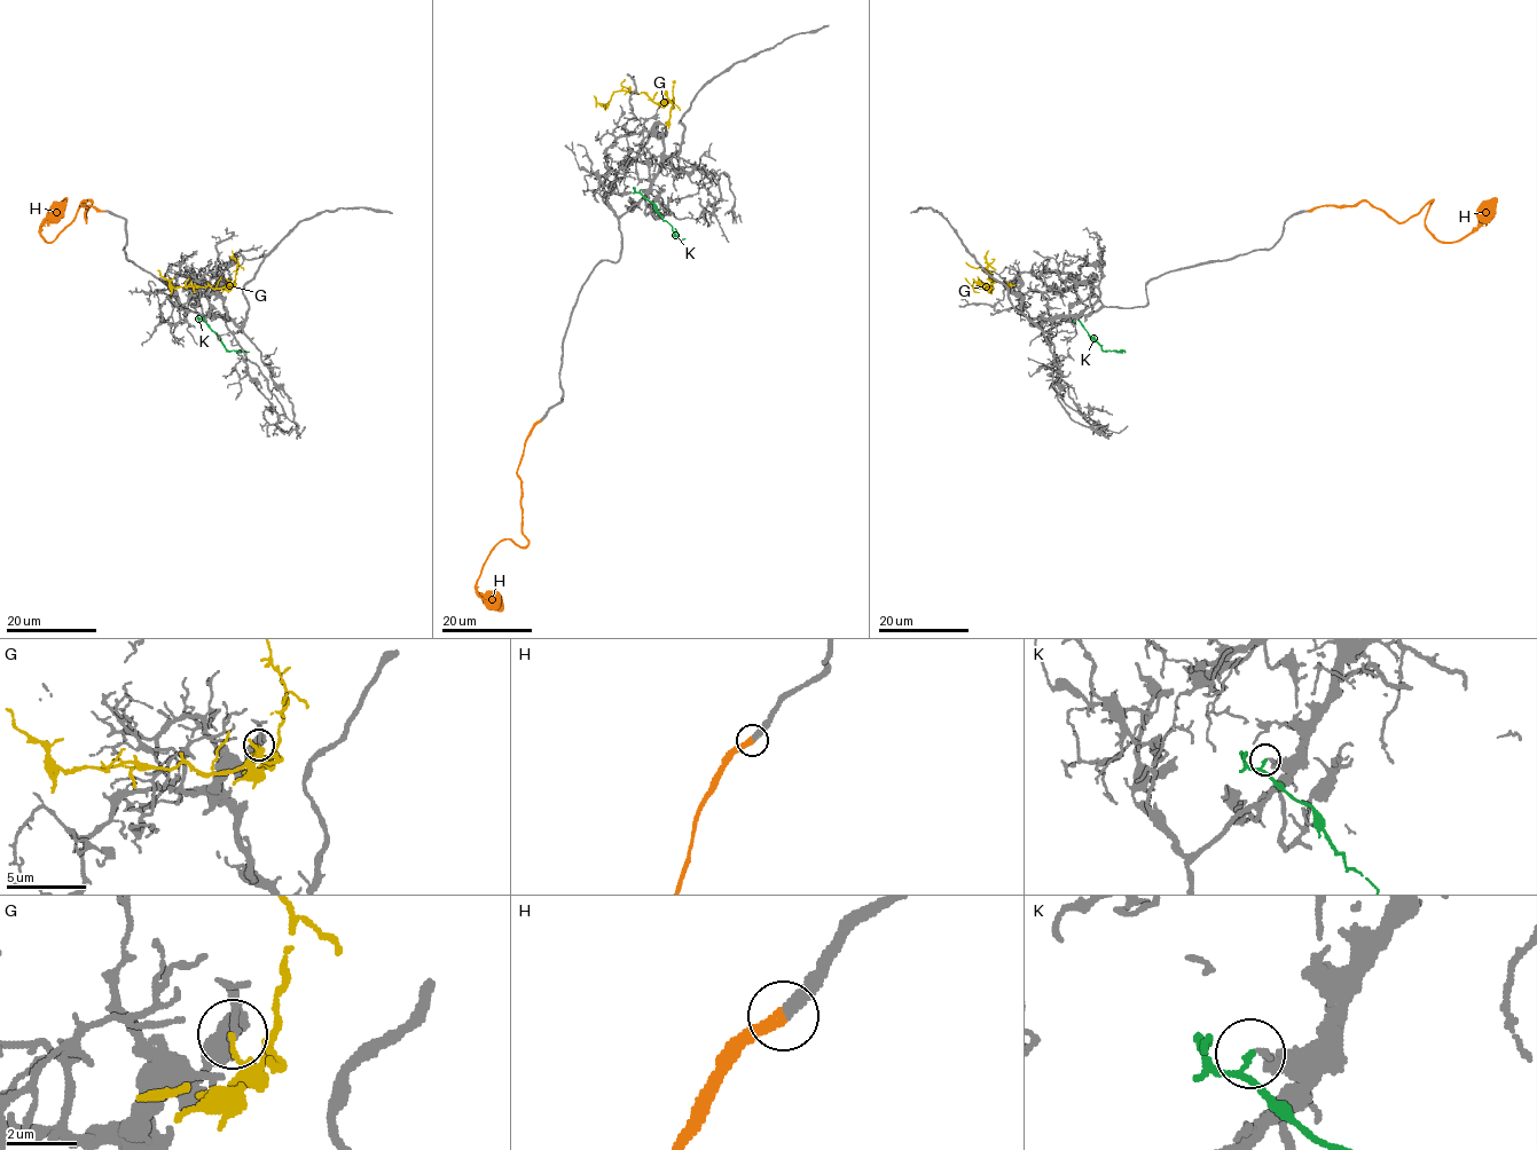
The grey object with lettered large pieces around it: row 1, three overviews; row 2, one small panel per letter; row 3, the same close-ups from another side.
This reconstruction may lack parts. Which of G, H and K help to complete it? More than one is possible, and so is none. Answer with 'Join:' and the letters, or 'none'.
Join: H

